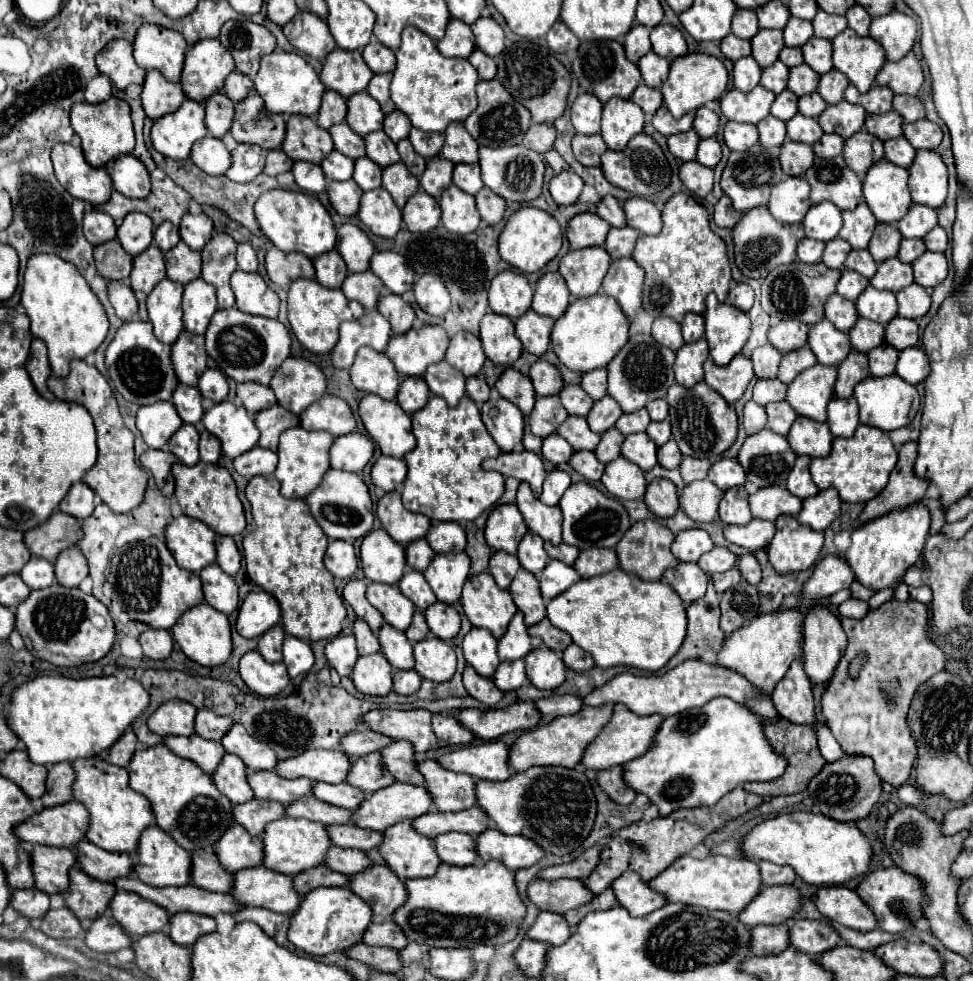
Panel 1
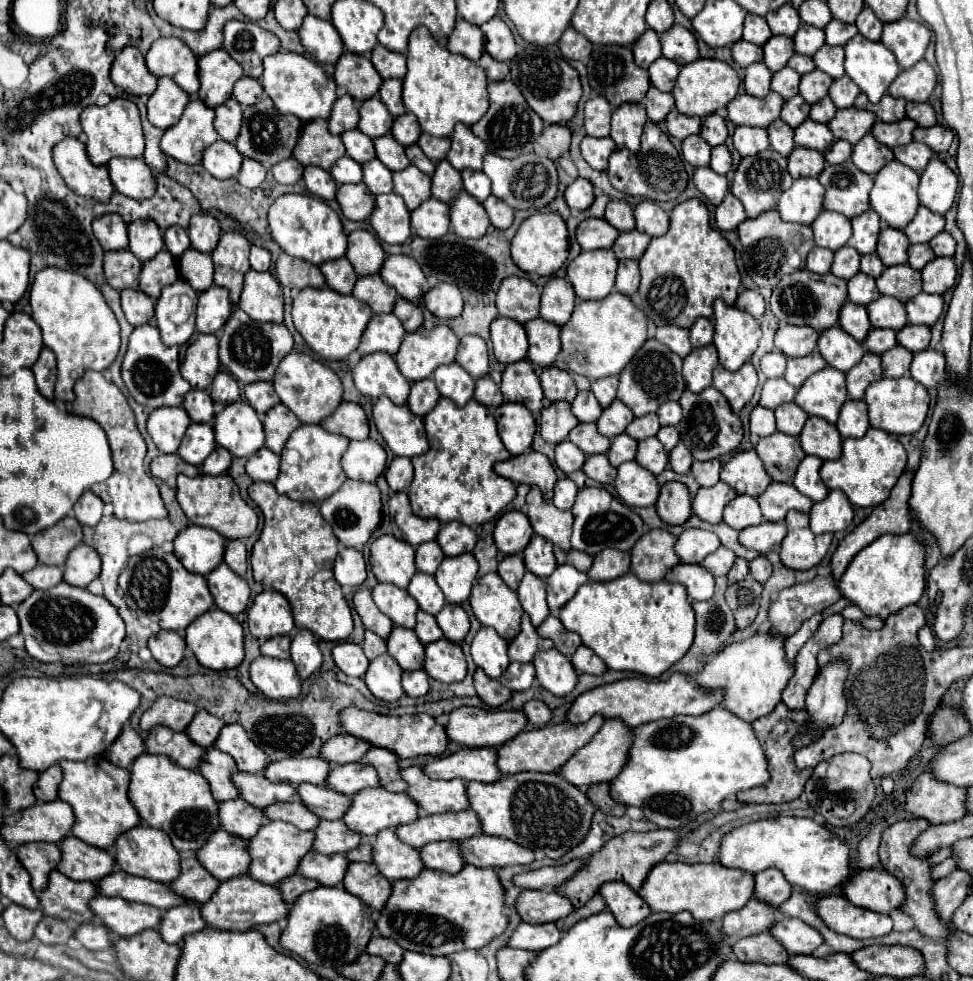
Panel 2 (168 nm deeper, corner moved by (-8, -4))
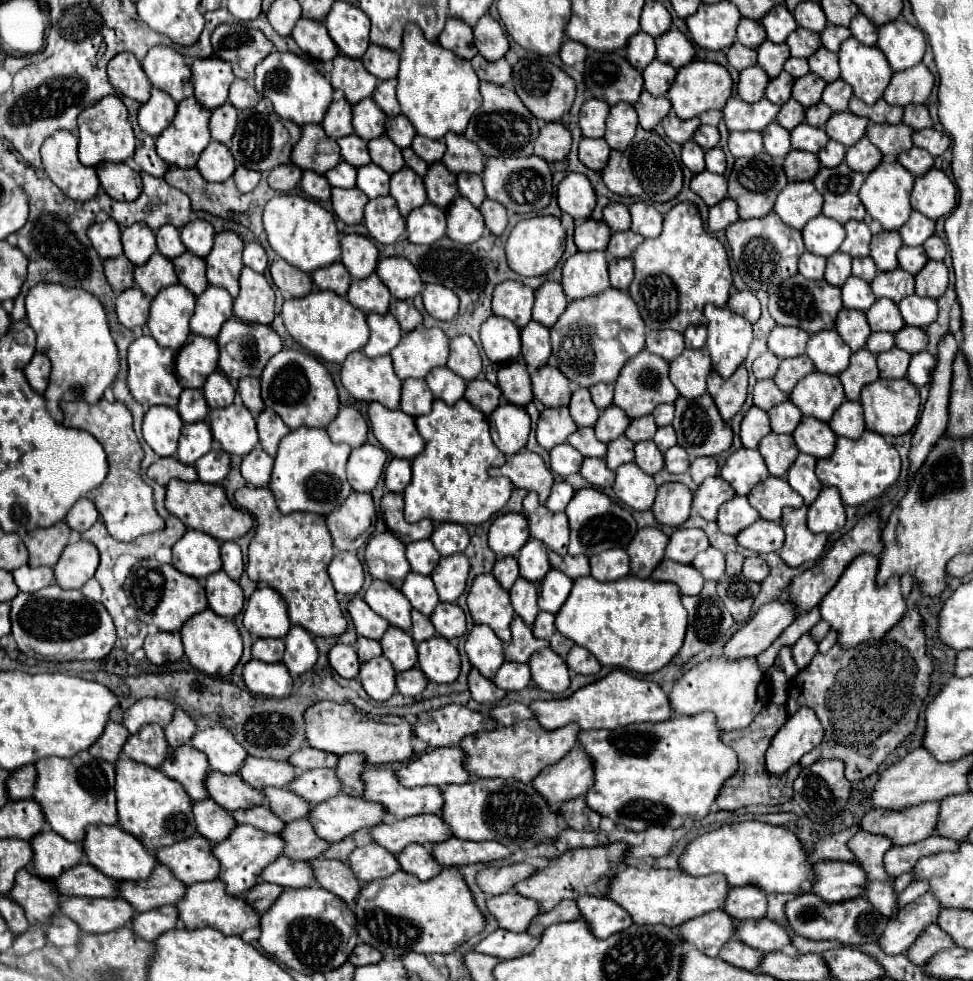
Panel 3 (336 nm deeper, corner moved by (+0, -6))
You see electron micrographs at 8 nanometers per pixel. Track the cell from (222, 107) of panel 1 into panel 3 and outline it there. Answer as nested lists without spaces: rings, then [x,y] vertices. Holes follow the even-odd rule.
[[[224,103],[224,107],[218,107],[210,119],[212,139],[220,143],[228,143],[236,131],[236,119],[238,119],[238,111],[230,103]]]

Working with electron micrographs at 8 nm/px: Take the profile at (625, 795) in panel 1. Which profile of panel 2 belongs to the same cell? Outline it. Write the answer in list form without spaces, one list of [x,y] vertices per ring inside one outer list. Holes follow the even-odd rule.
[[[610,783],[592,785],[592,787],[588,787],[586,793],[588,793],[588,799],[594,801],[594,805],[600,807],[604,813],[610,813],[610,815],[616,815],[616,817],[624,815],[626,807],[618,805],[618,803],[612,799],[612,795],[610,795]]]

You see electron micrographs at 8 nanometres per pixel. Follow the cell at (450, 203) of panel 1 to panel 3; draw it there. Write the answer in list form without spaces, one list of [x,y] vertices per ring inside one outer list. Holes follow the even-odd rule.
[[[456,197],[454,203],[446,209],[448,231],[446,235],[458,243],[474,243],[484,233],[482,213],[464,197]]]

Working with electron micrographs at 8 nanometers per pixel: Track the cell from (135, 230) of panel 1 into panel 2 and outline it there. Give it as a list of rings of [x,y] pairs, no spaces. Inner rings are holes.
[[[138,219],[128,225],[130,251],[140,257],[140,261],[152,259],[158,251],[164,249],[164,239],[160,227],[150,219]]]

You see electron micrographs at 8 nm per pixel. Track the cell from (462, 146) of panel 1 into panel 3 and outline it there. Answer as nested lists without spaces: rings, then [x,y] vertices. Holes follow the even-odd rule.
[[[448,133],[444,137],[446,141],[446,153],[442,157],[442,163],[448,167],[450,173],[482,173],[484,171],[484,155],[476,147],[476,143],[470,143],[464,139],[464,135]]]

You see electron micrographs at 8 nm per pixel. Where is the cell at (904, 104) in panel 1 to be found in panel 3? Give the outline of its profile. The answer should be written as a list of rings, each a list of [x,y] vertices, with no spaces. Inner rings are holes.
[[[926,105],[904,107],[904,123],[910,125],[912,129],[916,129],[916,131],[920,131],[924,127],[932,127],[932,119],[930,119],[930,113],[928,113]]]

